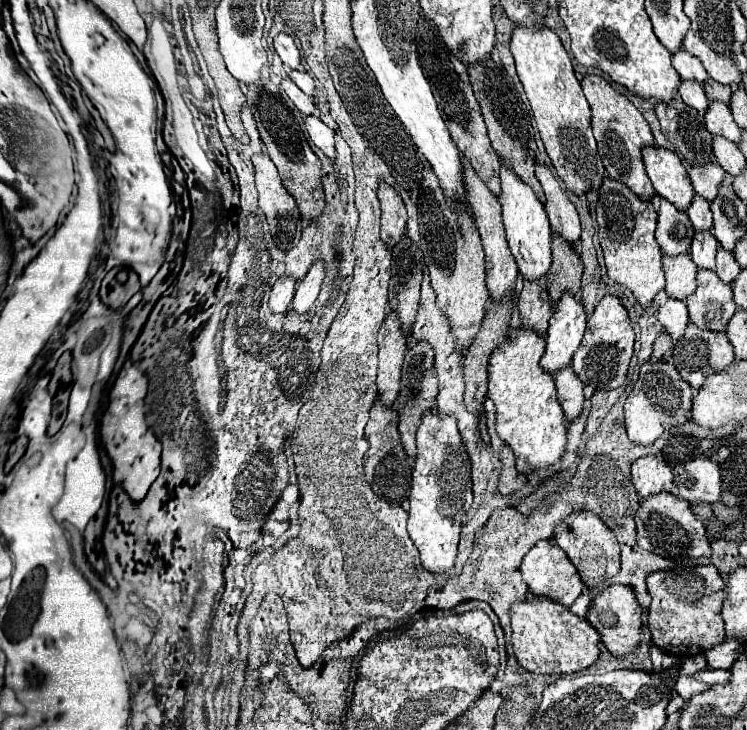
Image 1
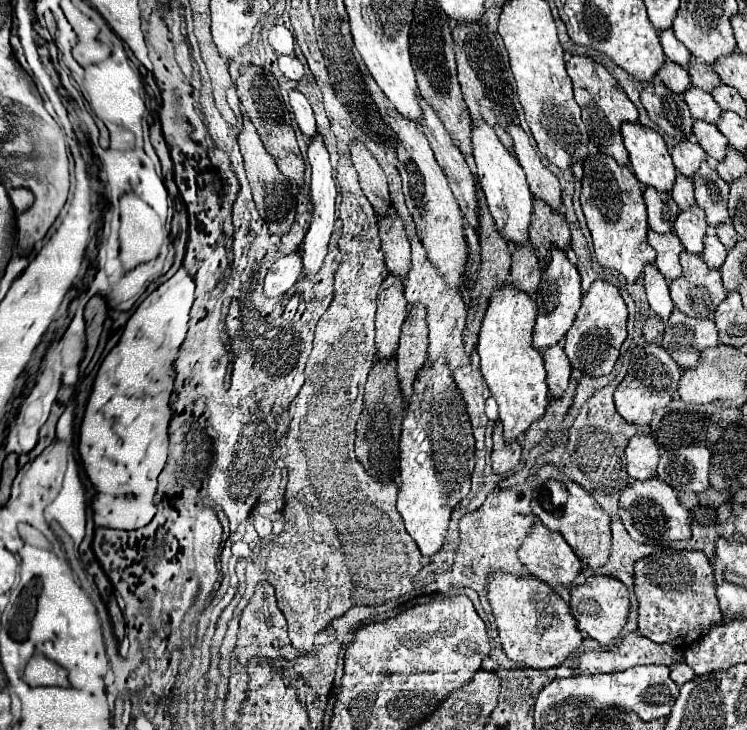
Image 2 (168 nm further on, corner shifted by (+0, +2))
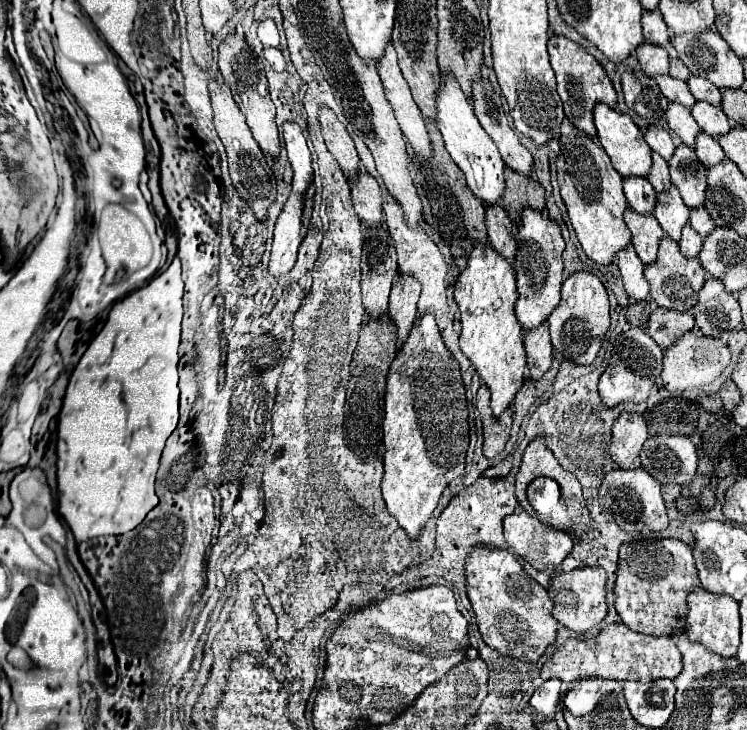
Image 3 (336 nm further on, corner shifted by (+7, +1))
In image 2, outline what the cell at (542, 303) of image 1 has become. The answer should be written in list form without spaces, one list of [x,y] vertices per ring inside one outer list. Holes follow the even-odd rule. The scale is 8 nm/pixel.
[[[511,244],[511,282],[527,292],[535,294],[541,278],[541,268],[531,244]]]

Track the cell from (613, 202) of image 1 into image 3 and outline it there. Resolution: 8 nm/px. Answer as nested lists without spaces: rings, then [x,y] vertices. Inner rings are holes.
[[[586,135],[560,139],[556,169],[570,223],[578,235],[584,253],[600,265],[612,265],[616,255],[632,245],[632,233],[624,223],[624,211],[628,209],[622,187],[624,177],[614,169],[606,151]]]

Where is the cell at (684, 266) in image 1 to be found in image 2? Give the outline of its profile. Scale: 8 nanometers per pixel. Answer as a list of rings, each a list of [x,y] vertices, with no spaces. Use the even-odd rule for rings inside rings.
[[[649,228],[647,240],[649,240],[649,244],[653,246],[653,250],[657,252],[655,264],[657,264],[659,272],[661,272],[667,280],[679,278],[679,276],[681,276],[679,254],[681,254],[685,248],[683,248],[681,240],[677,240],[677,234],[675,234],[675,232],[659,234],[659,232],[653,232],[653,230]]]

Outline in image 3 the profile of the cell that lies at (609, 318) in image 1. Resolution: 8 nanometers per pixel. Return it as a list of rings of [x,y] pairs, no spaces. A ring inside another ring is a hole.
[[[584,271],[570,275],[562,285],[562,301],[552,313],[548,327],[552,345],[564,355],[564,359],[576,365],[592,365],[598,359],[598,351],[610,327],[610,301],[602,281],[596,275]]]

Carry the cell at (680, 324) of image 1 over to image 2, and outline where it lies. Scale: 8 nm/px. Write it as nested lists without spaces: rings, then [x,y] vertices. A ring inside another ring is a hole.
[[[649,264],[649,268],[645,268],[645,272],[643,272],[643,284],[645,284],[647,302],[649,302],[651,310],[657,316],[661,316],[663,320],[667,320],[675,306],[673,306],[673,300],[669,296],[669,284],[661,276],[661,272],[657,270],[655,264]]]

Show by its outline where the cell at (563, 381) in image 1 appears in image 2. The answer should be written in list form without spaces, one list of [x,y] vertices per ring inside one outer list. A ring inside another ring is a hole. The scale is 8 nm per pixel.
[[[553,344],[553,348],[547,348],[543,354],[543,362],[547,368],[549,396],[557,398],[565,392],[571,376],[571,364],[563,352],[563,344]]]

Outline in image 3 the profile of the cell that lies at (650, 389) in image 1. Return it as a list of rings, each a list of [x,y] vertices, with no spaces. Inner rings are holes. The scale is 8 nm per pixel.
[[[632,327],[630,331],[618,335],[614,341],[612,361],[608,369],[602,373],[598,383],[598,393],[602,403],[610,409],[620,403],[646,403],[656,379],[662,373],[662,359],[664,359],[664,351],[644,329]]]

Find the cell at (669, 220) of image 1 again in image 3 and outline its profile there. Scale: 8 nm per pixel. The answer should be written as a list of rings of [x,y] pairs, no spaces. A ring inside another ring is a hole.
[[[626,177],[624,179],[624,195],[628,199],[628,205],[636,213],[640,213],[640,215],[654,213],[658,193],[654,191],[654,187],[650,185],[648,179],[642,179],[642,177]]]

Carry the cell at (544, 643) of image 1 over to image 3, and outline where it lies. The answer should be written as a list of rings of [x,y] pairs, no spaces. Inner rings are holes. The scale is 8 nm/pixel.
[[[478,547],[466,559],[466,593],[478,619],[478,629],[488,647],[502,655],[536,663],[556,641],[558,621],[552,617],[552,599],[548,591],[520,565],[520,561],[498,549]]]

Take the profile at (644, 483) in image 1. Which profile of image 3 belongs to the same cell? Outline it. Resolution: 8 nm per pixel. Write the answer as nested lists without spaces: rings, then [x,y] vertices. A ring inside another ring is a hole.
[[[622,413],[612,429],[610,455],[618,463],[620,469],[638,469],[640,467],[640,451],[646,443],[646,421],[640,415]]]

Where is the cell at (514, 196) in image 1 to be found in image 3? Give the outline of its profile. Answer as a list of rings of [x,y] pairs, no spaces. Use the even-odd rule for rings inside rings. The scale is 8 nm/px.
[[[442,77],[442,85],[438,91],[436,127],[440,129],[440,133],[444,137],[444,143],[446,143],[450,157],[464,171],[470,191],[484,205],[500,205],[502,197],[504,197],[504,189],[506,189],[506,179],[504,179],[506,163],[502,161],[498,147],[494,147],[494,141],[482,129],[480,121],[474,115],[470,101],[462,93],[462,89],[454,77]]]

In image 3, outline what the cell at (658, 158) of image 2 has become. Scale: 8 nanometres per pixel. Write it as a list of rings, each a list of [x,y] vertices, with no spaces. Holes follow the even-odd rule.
[[[596,105],[594,123],[598,129],[598,139],[604,151],[610,155],[612,165],[618,167],[618,173],[622,177],[648,177],[652,169],[652,149],[648,147],[644,133],[638,129],[638,125],[626,113],[618,113],[608,105]]]

